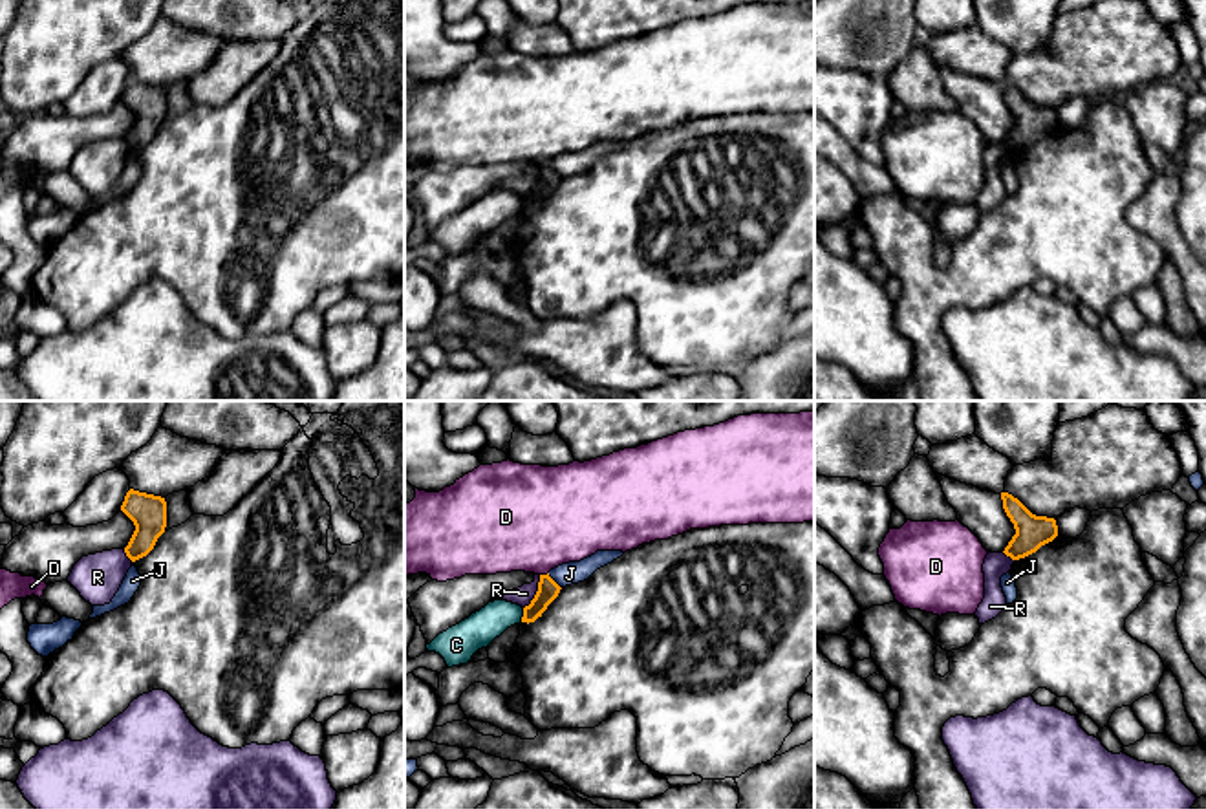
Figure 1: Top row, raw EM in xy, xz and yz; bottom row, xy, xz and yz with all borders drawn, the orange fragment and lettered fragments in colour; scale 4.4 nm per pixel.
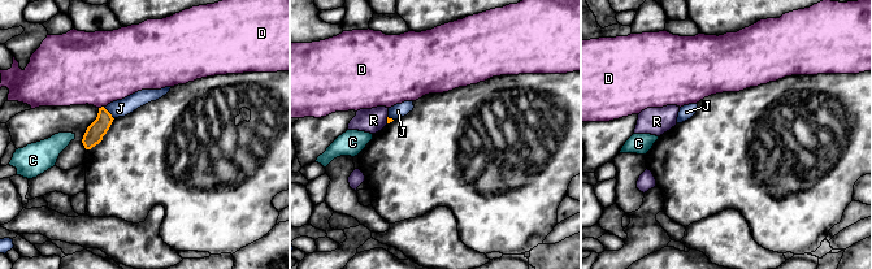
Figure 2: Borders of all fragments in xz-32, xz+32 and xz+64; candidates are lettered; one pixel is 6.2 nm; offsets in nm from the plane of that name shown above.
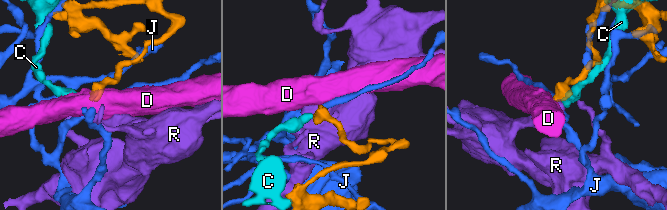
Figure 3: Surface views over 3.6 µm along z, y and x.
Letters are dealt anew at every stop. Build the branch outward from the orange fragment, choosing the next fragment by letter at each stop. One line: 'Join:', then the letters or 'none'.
Join: none

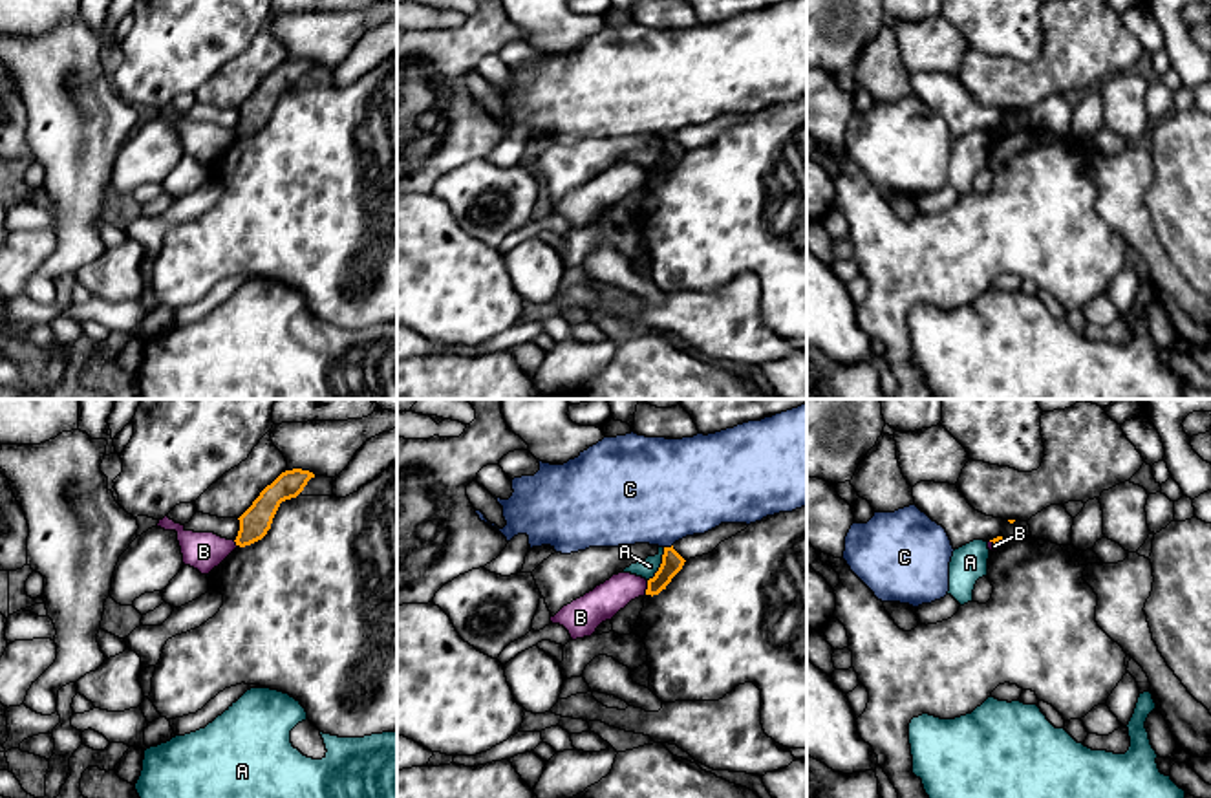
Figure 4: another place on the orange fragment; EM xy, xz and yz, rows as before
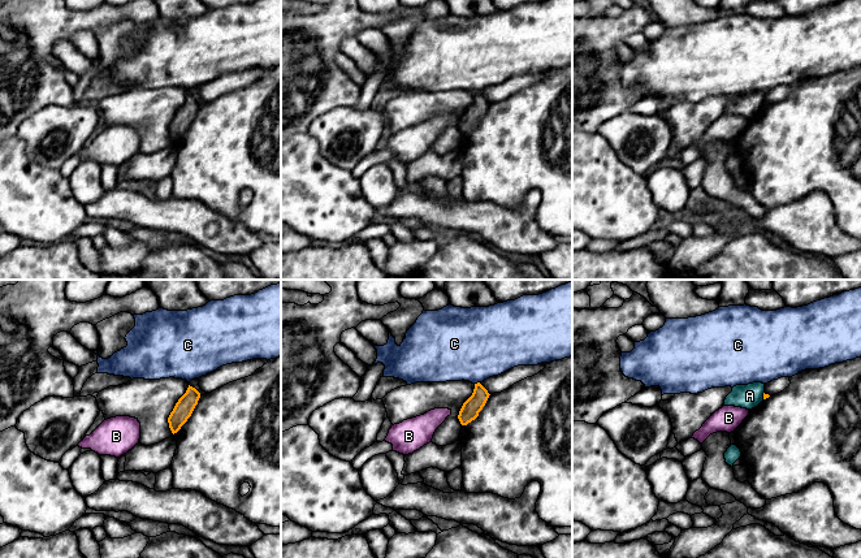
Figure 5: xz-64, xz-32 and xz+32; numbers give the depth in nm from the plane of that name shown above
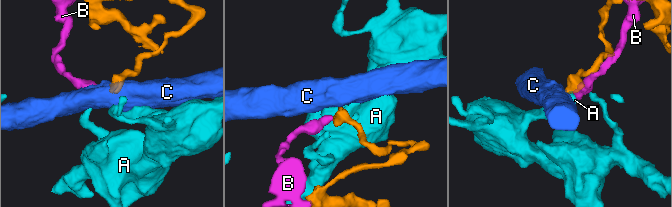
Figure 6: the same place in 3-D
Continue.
Join: none

